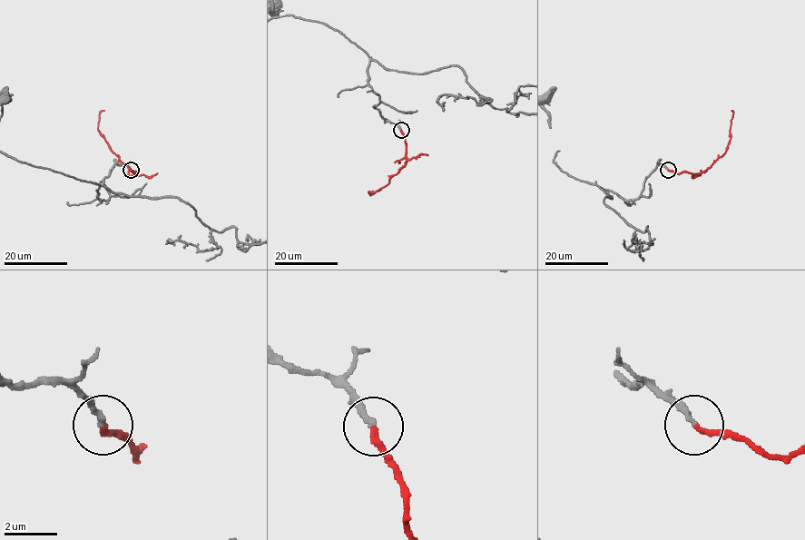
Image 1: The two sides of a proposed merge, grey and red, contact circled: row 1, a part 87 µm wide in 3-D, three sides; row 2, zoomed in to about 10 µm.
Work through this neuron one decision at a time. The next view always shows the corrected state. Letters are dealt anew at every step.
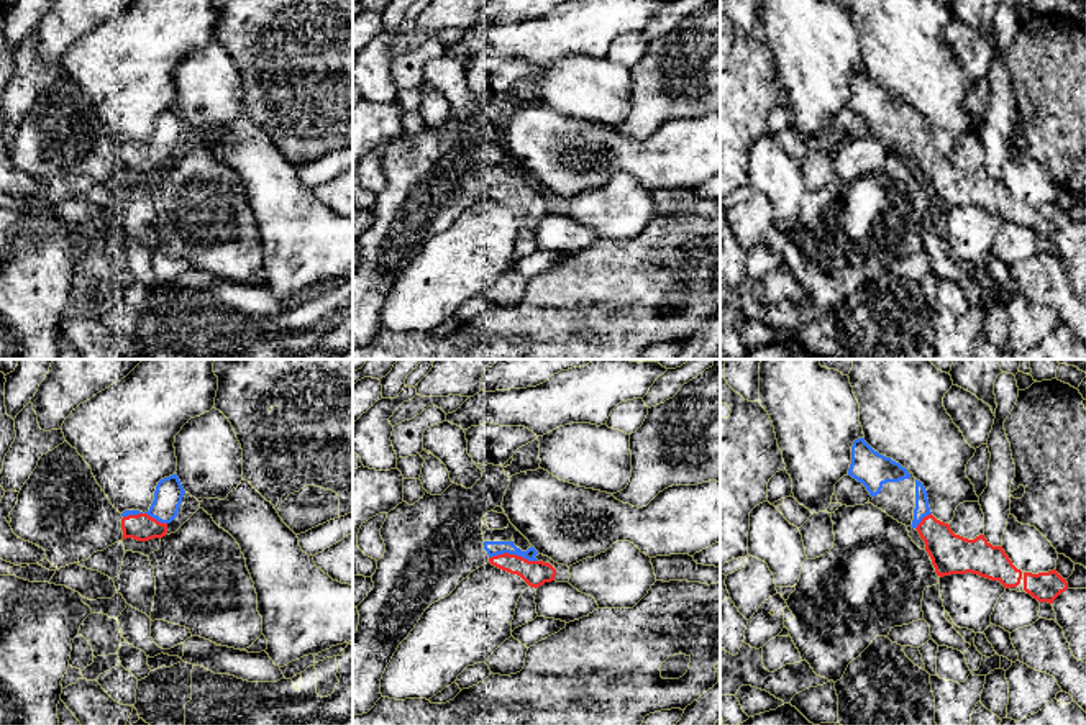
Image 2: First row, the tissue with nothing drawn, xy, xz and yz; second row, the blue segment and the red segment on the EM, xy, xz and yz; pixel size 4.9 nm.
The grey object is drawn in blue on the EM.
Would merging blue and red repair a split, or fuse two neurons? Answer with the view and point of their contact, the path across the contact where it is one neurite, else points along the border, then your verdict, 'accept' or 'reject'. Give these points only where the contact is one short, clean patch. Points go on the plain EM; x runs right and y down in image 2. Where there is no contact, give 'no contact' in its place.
contact xz (514, 186); way xz (492, 181), (501, 186), (514, 186), (535, 205); accept

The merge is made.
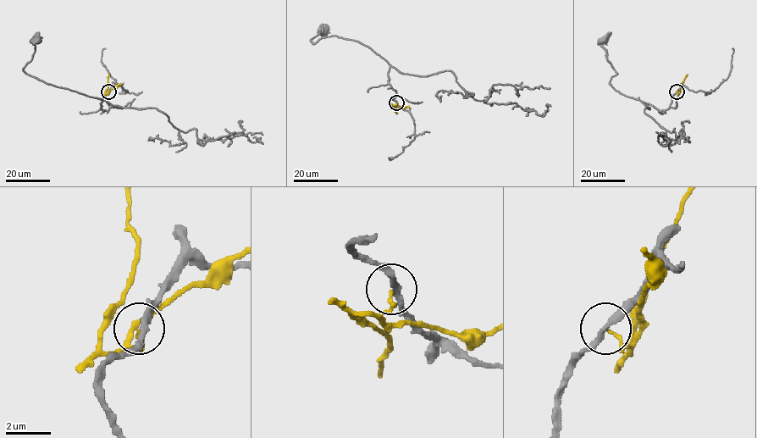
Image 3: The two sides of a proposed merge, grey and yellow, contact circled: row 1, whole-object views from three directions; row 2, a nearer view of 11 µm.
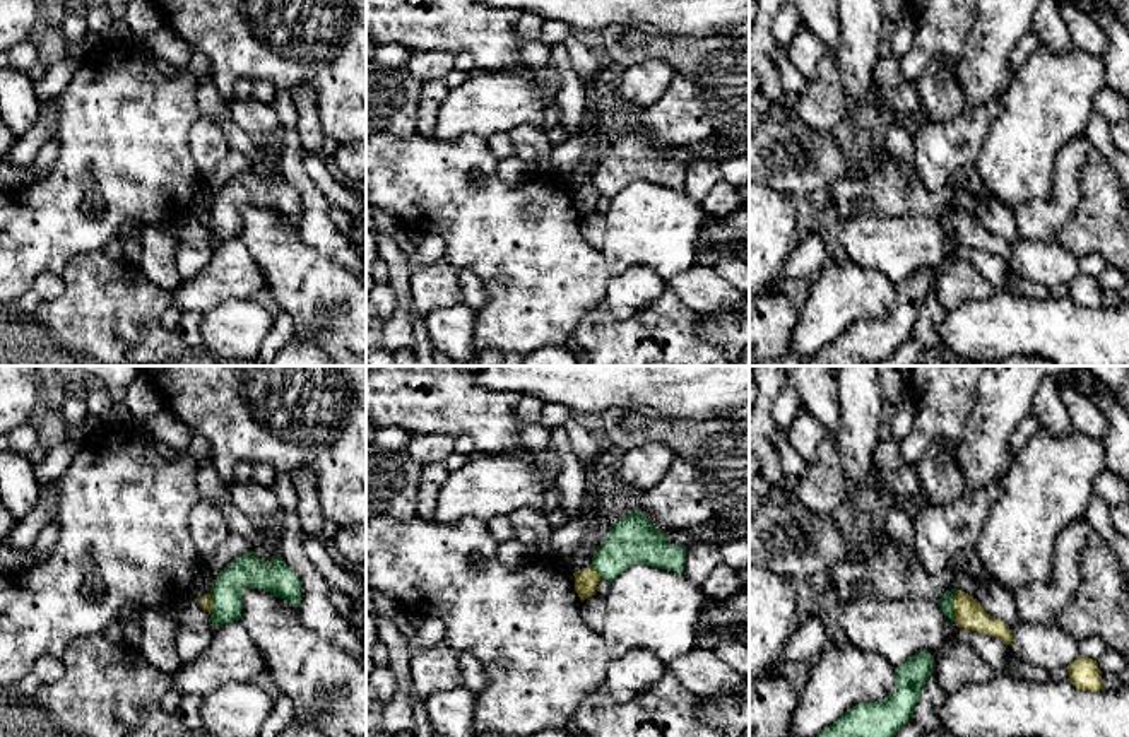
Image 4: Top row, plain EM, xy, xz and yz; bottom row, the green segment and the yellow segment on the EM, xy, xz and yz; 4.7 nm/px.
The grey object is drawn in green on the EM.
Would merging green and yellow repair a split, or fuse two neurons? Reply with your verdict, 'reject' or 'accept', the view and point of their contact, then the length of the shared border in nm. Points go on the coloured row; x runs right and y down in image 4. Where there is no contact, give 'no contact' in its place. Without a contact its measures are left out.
reject; contact yz (953, 604); length 140 nm

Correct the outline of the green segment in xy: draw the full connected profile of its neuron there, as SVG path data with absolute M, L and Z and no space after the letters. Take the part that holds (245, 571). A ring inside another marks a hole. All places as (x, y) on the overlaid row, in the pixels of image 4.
M253 551L234 557L217 575L210 588L210 619L214 626L239 621L241 590L258 588L299 605L301 580L277 554L262 561Z

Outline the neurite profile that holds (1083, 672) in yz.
M1079 655L1073 663L1067 665L1069 682L1081 691L1100 691L1102 686L1102 670L1098 669L1096 660Z

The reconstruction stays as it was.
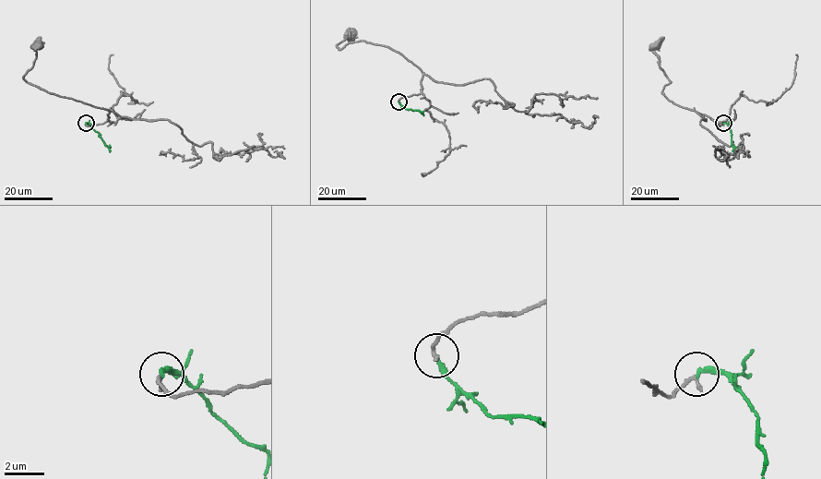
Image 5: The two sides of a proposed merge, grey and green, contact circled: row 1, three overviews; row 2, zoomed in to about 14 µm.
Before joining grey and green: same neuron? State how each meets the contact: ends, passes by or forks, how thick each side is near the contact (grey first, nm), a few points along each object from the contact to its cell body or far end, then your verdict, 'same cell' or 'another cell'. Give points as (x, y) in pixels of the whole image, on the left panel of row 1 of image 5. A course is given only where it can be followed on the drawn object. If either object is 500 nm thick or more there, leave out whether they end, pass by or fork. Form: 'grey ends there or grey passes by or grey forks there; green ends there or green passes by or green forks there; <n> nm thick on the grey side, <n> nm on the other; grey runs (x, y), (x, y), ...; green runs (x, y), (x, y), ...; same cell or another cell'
grey ends there; green ends there; 220 nm thick on the grey side, 280 nm on the other; grey runs (86, 124), (102, 124), (108, 120), (110, 111), (48, 92), (24, 79), (33, 65), (38, 44); green runs (86, 124), (99, 133), (109, 148), (110, 145); same cell

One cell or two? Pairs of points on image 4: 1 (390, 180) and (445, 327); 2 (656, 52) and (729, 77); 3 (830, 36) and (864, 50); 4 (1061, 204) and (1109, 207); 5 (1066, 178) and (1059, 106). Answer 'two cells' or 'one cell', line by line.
1: two cells
2: one cell
3: two cells
4: two cells
5: two cells

